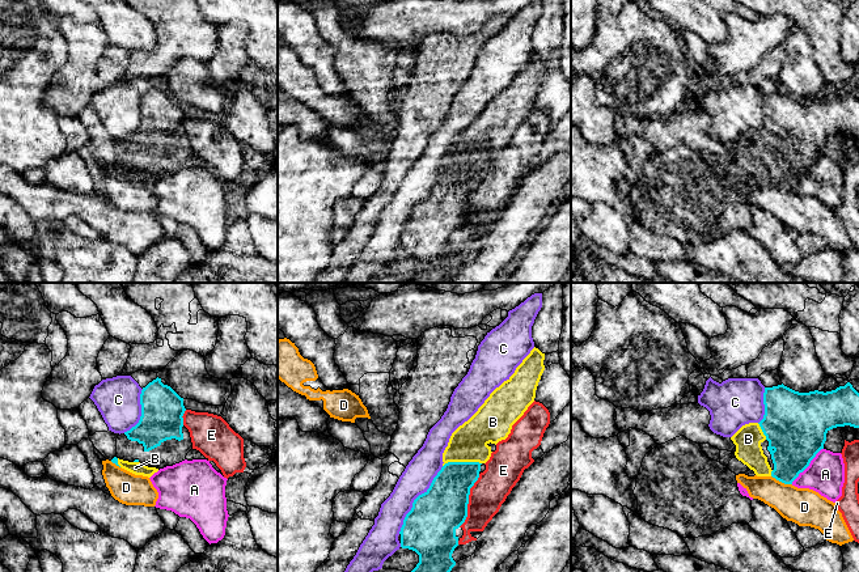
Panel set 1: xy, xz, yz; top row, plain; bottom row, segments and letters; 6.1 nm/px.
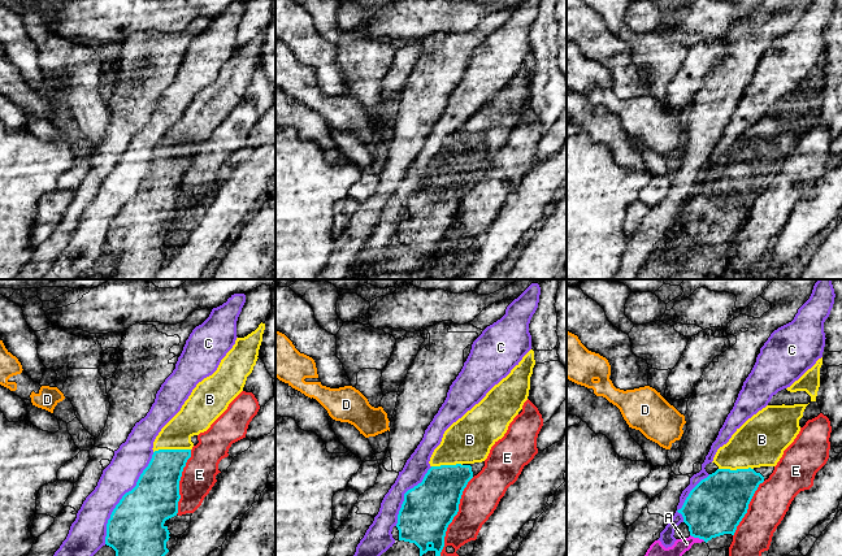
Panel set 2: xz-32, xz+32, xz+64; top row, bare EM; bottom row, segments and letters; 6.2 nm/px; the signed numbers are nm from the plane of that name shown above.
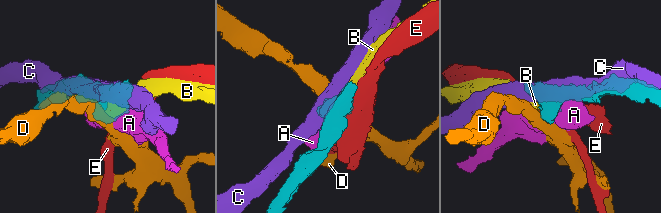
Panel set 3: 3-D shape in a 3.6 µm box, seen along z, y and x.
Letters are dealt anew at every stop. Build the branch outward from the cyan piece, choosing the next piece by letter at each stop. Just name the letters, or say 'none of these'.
B

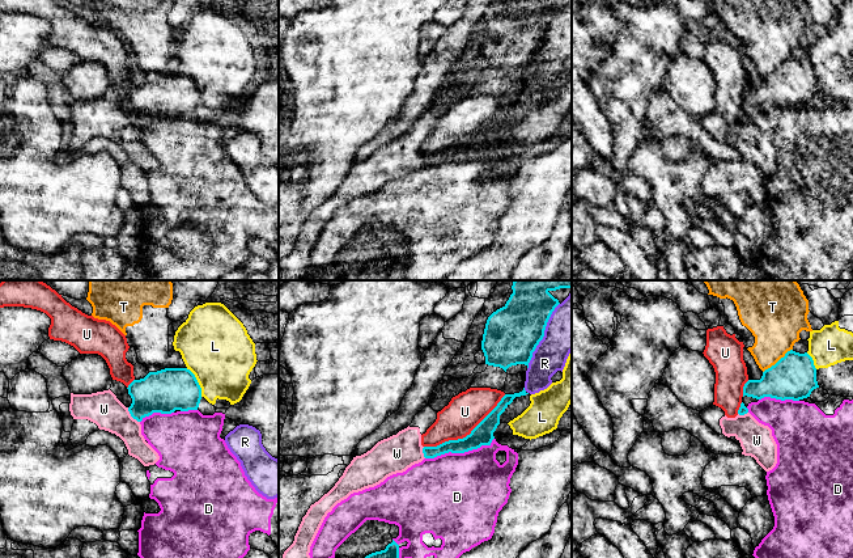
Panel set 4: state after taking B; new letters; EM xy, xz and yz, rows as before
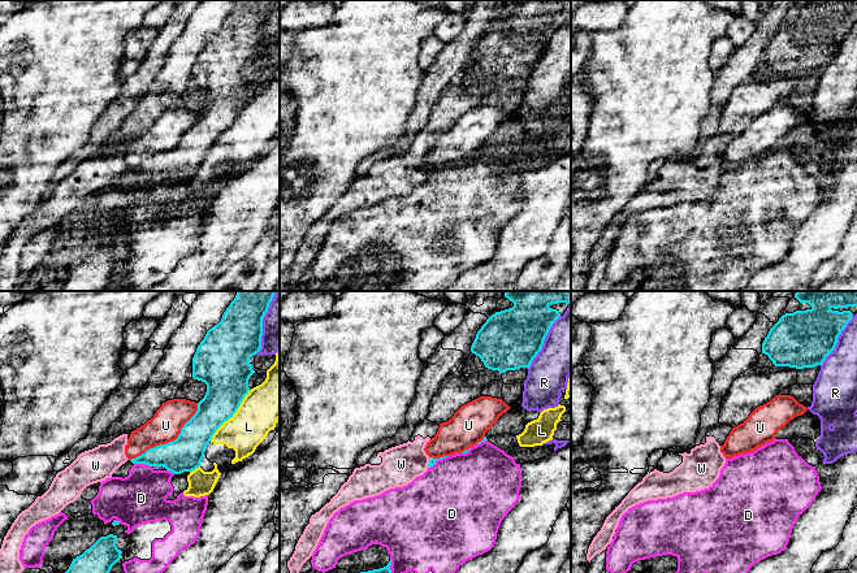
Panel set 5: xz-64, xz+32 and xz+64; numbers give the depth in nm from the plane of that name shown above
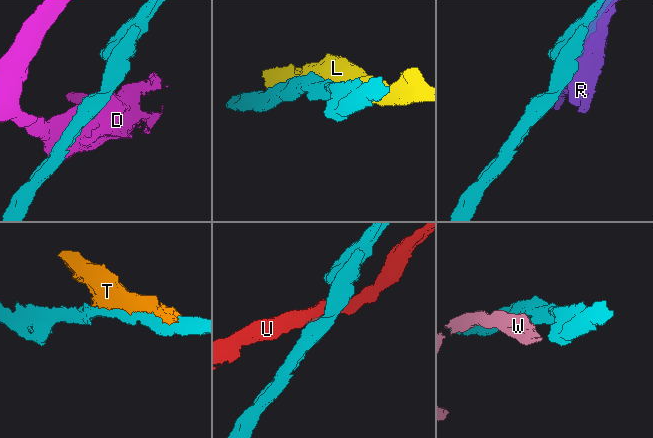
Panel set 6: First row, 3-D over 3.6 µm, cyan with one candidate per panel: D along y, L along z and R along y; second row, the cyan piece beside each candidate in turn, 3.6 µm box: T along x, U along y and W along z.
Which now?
none of these

